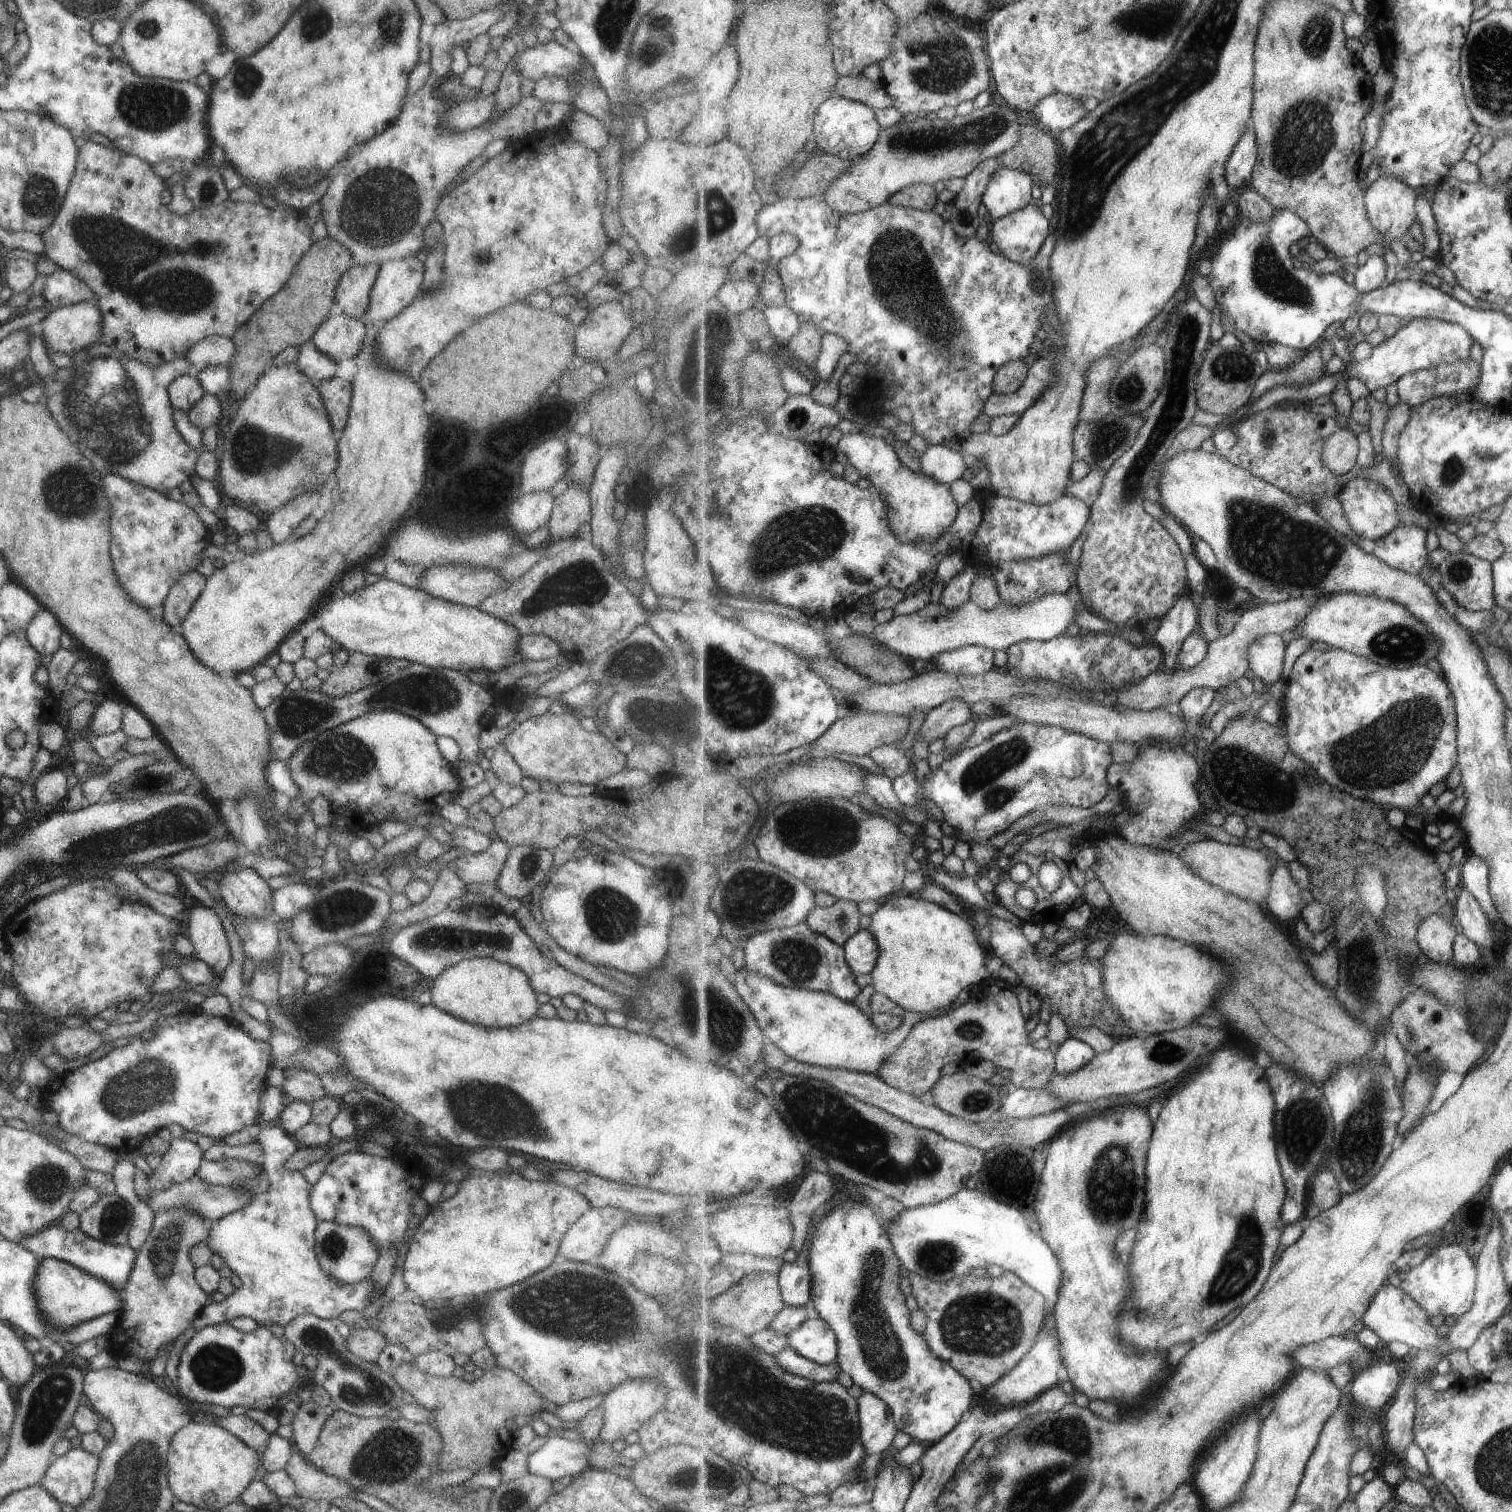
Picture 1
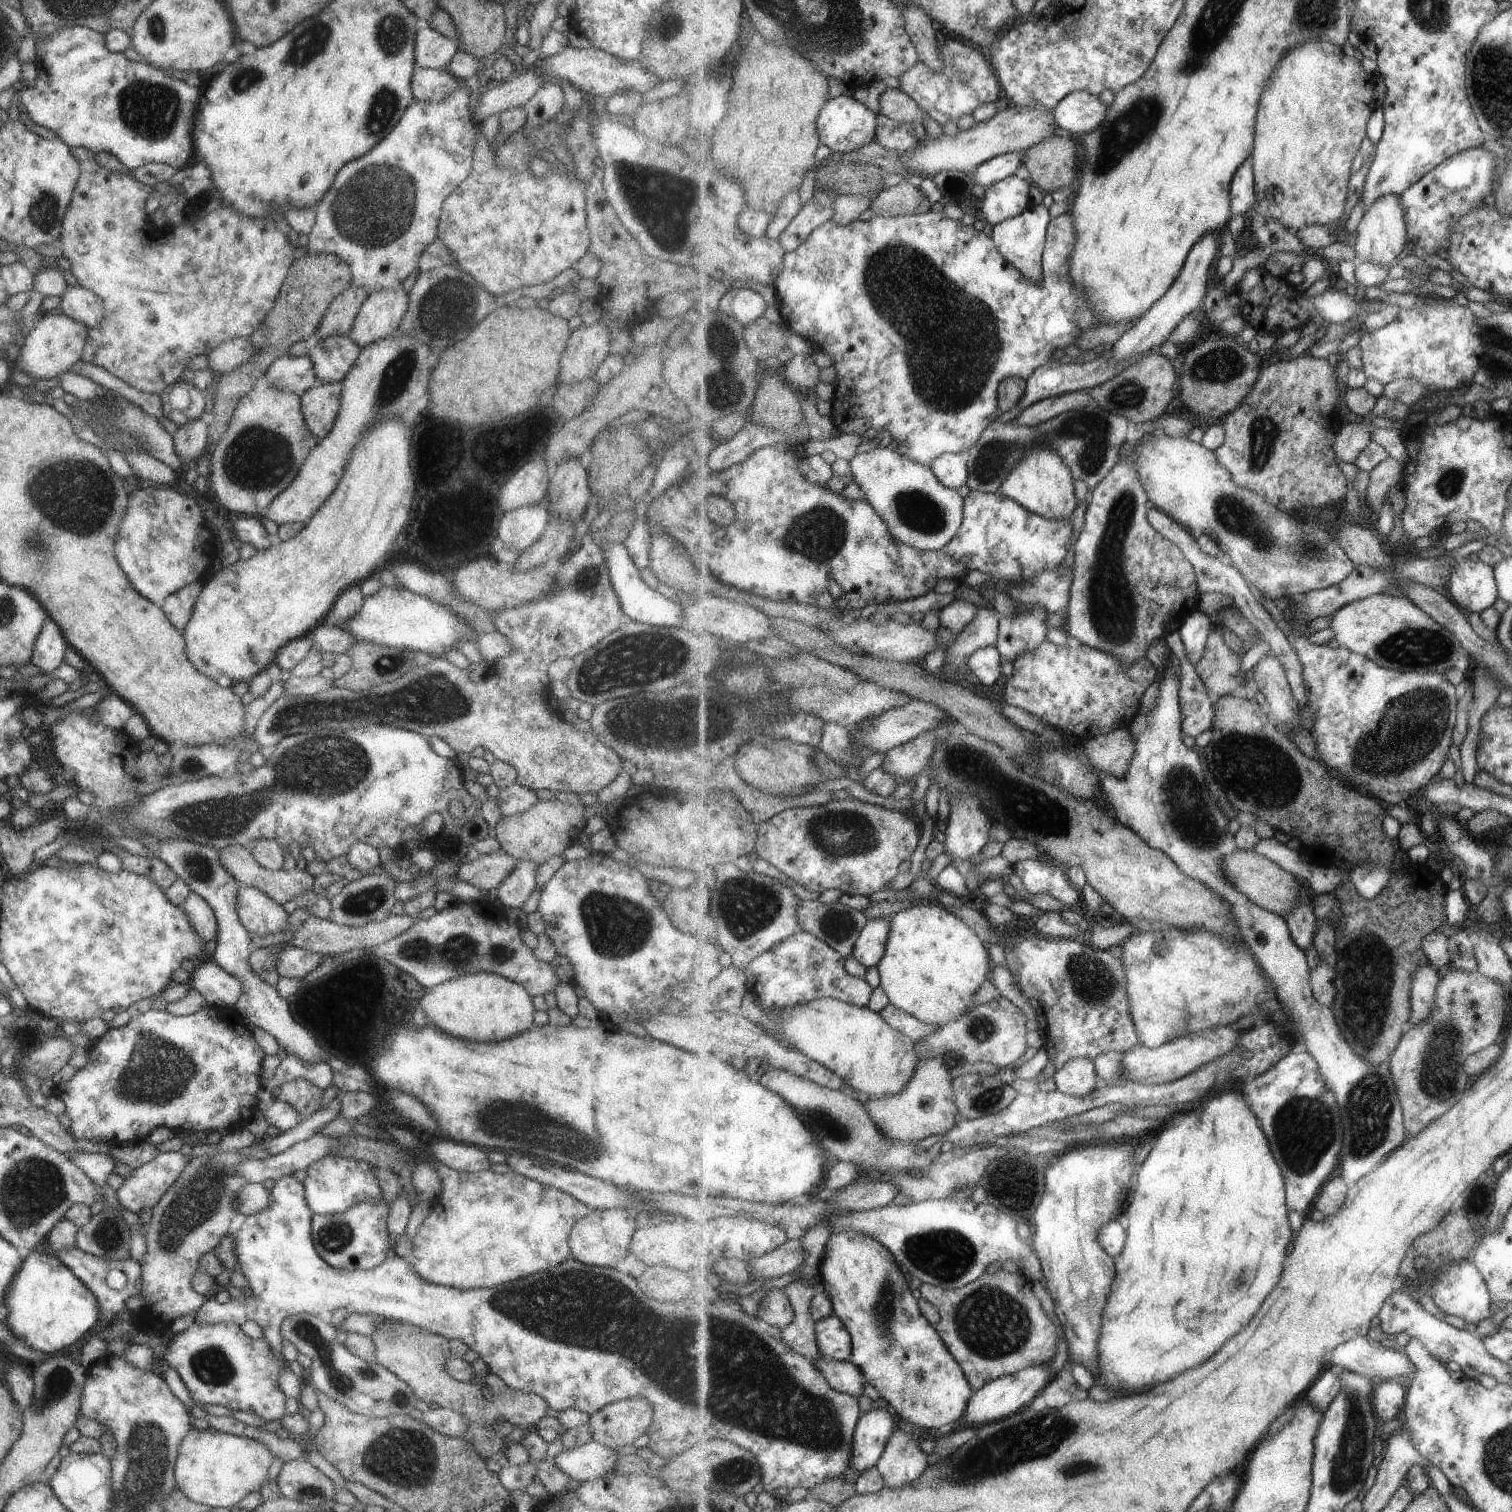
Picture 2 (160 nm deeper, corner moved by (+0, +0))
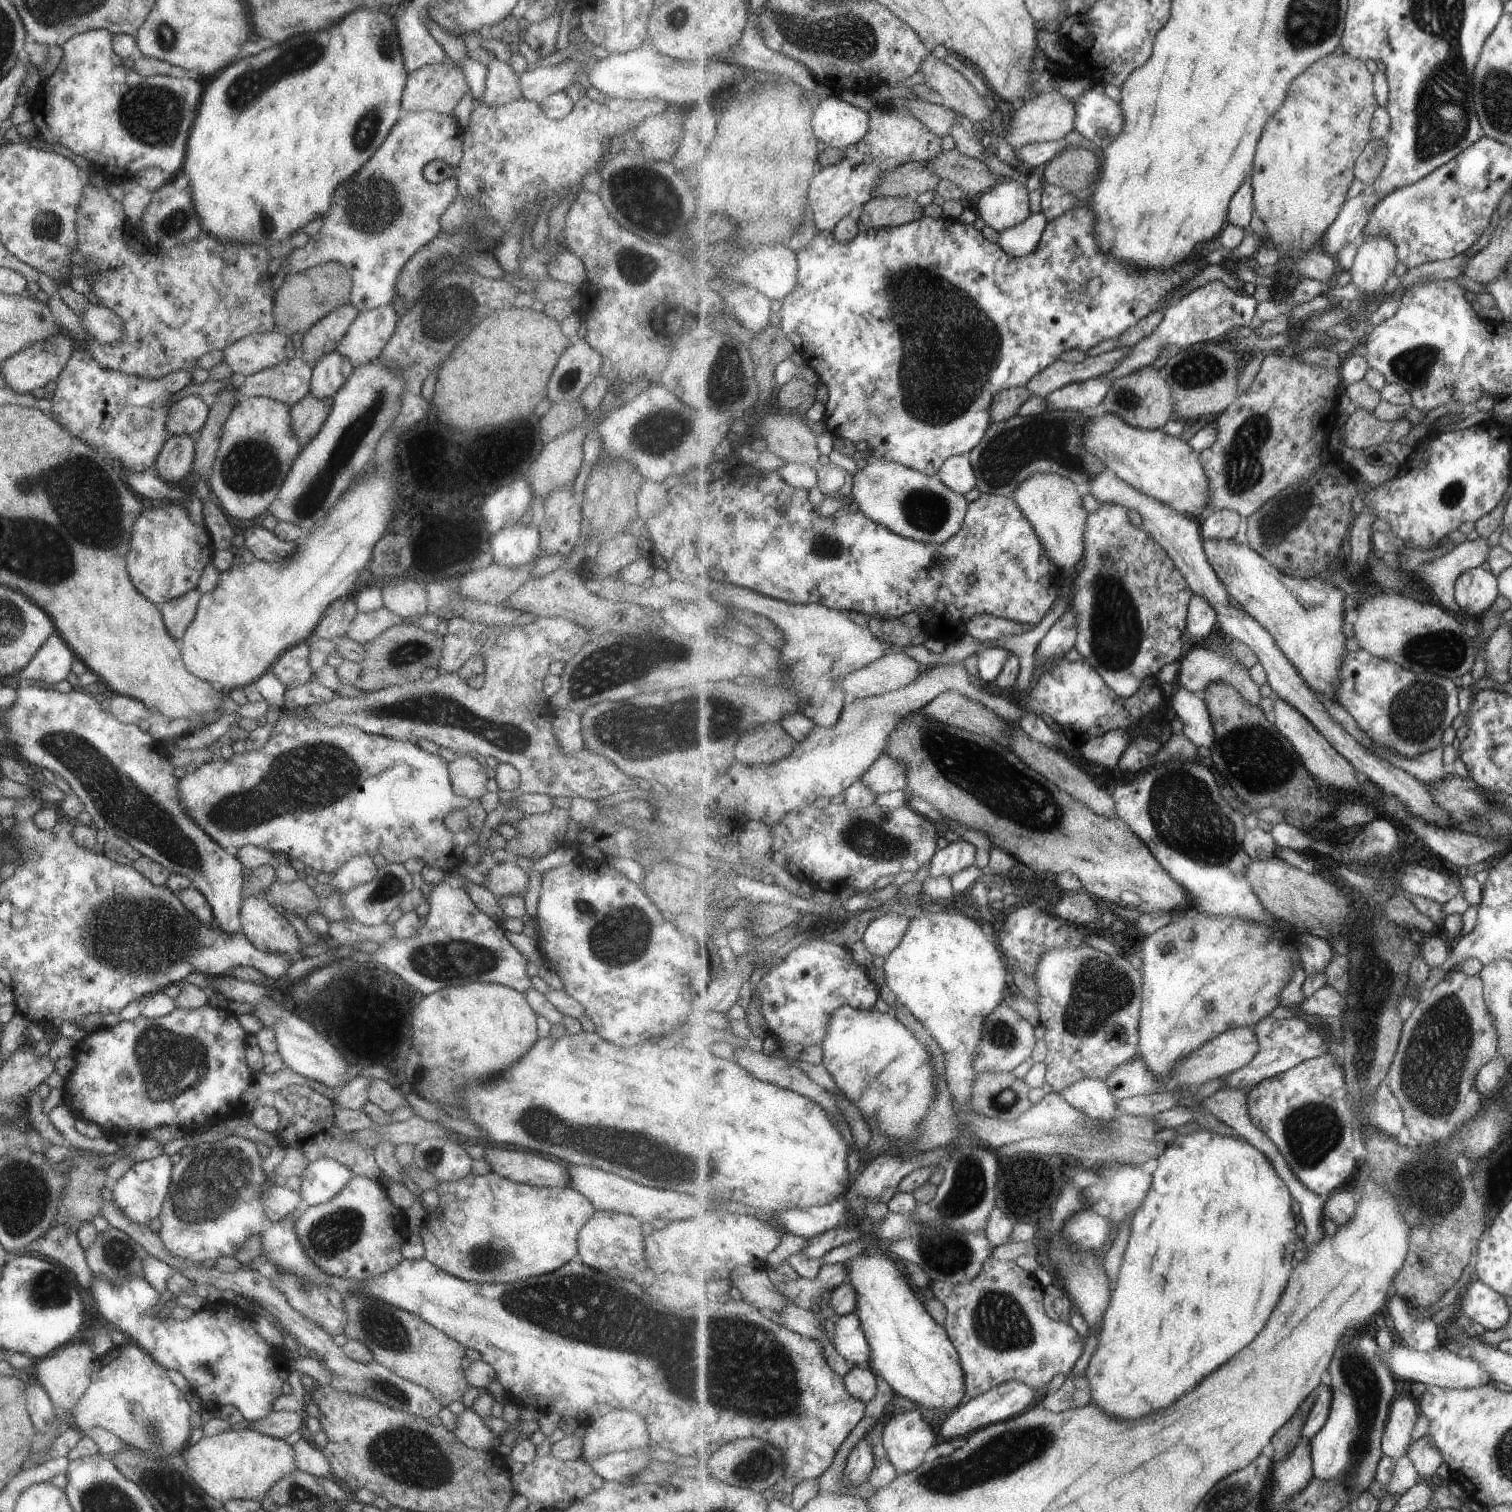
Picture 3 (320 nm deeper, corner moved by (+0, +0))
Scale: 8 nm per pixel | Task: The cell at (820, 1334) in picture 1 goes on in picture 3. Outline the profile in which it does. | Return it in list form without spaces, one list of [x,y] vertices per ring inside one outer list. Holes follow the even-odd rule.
[[[857,1313],[843,1315],[835,1321],[836,1351],[844,1356],[853,1366],[862,1364],[868,1366],[871,1358],[871,1345],[862,1318]]]

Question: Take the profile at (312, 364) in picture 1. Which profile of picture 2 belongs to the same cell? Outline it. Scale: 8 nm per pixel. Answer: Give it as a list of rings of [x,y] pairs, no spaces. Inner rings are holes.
[[[307,354],[298,357],[281,355],[269,365],[262,378],[272,387],[294,392],[299,397],[317,383]]]

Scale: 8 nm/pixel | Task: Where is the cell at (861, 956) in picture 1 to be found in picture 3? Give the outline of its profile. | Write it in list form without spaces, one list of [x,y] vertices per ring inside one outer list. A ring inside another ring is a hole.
[[[889,913],[870,921],[863,940],[874,956],[886,959],[904,941],[912,917]]]

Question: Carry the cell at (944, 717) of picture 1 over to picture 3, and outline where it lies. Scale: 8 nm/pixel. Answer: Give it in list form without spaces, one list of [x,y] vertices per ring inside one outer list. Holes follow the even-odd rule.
[[[881,755],[865,772],[862,781],[878,795],[893,791],[907,791],[906,768],[890,756]]]

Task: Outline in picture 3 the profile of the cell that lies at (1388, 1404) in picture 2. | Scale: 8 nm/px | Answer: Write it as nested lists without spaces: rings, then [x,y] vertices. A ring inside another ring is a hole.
[[[1401,1396],[1394,1400],[1386,1430],[1381,1438],[1381,1452],[1392,1458],[1408,1457],[1413,1444],[1413,1428],[1419,1420],[1418,1400]]]

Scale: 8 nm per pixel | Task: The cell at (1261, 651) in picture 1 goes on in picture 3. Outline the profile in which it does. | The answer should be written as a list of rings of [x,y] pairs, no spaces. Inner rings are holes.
[[[1272,694],[1274,706],[1272,711],[1272,721],[1276,727],[1291,741],[1295,747],[1297,754],[1305,763],[1307,770],[1317,779],[1322,782],[1324,786],[1333,785],[1339,790],[1355,791],[1359,789],[1360,782],[1355,776],[1357,771],[1354,766],[1340,753],[1332,744],[1319,732],[1318,728],[1306,717],[1303,716],[1299,709],[1291,706],[1283,699],[1279,699]]]

